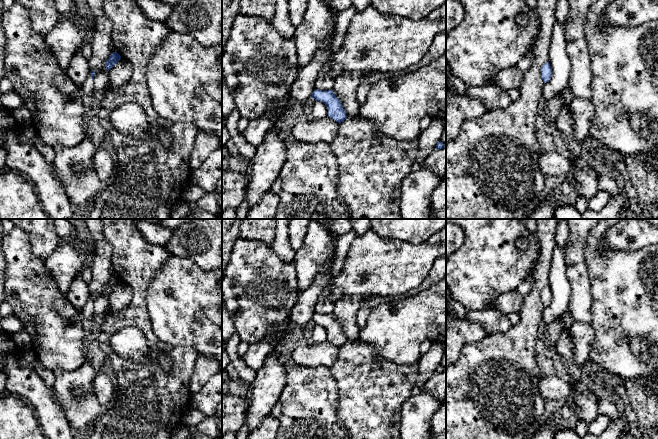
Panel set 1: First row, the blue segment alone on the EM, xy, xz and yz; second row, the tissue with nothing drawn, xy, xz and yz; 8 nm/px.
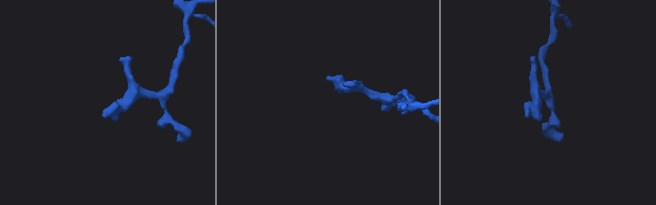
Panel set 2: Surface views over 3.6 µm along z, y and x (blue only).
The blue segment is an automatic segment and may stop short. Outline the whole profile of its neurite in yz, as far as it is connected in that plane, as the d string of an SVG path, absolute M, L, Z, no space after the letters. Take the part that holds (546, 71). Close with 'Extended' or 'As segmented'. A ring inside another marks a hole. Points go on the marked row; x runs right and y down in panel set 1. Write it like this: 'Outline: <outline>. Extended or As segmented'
Outline: M546 62L541 68L541 78L544 83L548 82L552 76L552 68L549 62Z. As segmented

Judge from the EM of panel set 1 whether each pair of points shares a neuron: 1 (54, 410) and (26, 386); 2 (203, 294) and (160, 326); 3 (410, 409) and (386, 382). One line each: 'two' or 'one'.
1: one
2: one
3: two

